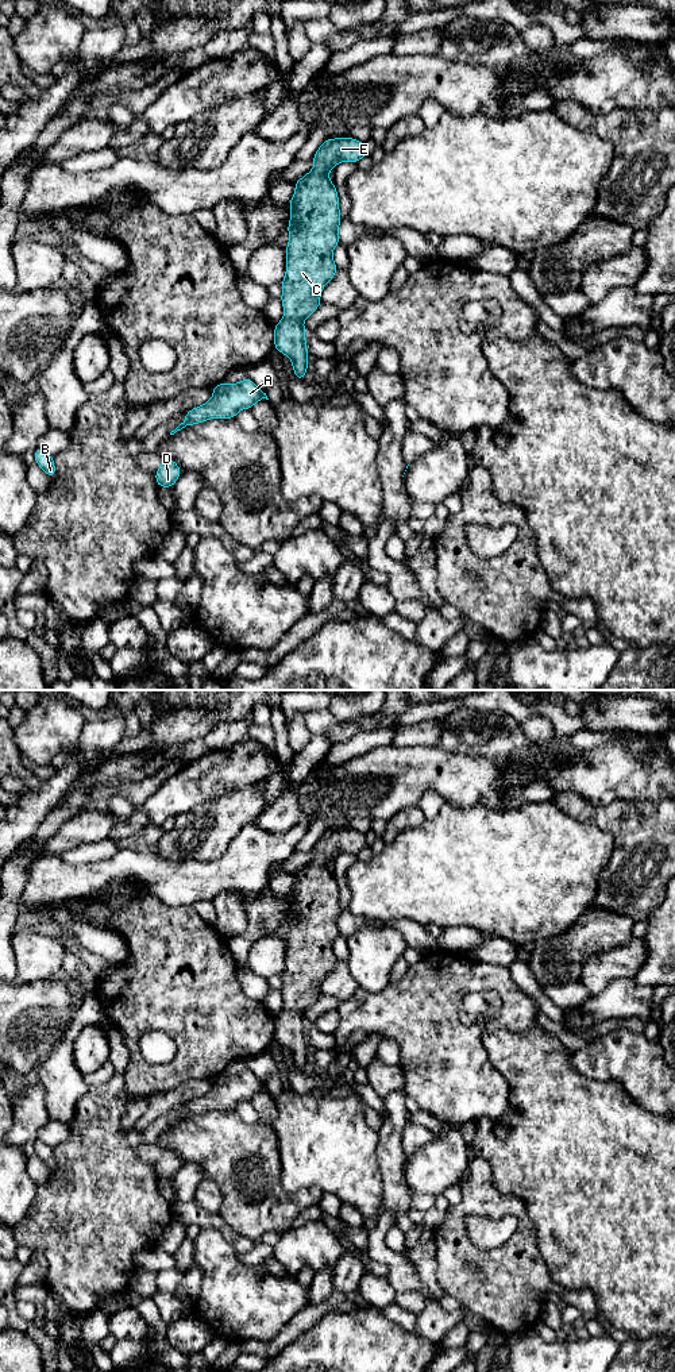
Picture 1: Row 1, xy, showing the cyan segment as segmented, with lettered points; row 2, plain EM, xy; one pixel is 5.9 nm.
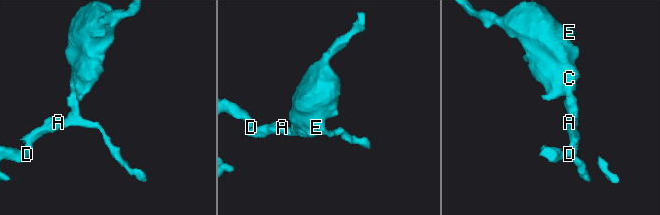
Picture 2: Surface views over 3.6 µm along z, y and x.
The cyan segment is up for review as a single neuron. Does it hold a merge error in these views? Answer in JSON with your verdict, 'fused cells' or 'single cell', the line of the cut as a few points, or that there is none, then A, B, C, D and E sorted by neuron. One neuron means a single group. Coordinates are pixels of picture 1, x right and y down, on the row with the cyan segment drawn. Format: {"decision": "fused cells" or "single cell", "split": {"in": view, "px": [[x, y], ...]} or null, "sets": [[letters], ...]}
{"decision": "single cell", "split": null, "sets": [["A", "B", "C", "D", "E"]]}

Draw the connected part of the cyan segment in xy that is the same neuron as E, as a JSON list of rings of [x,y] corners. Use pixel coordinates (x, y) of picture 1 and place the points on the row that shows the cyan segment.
[[[354,138],[325,139],[313,155],[315,167],[301,180],[296,181],[296,192],[288,203],[292,209],[288,232],[290,235],[286,247],[286,273],[281,282],[282,307],[285,315],[274,325],[274,346],[281,354],[286,354],[293,363],[296,379],[302,381],[308,371],[308,348],[305,327],[302,321],[309,317],[321,304],[320,293],[333,278],[338,266],[332,251],[339,244],[338,230],[342,221],[339,196],[328,173],[343,161],[358,162],[367,155],[363,142]]]

